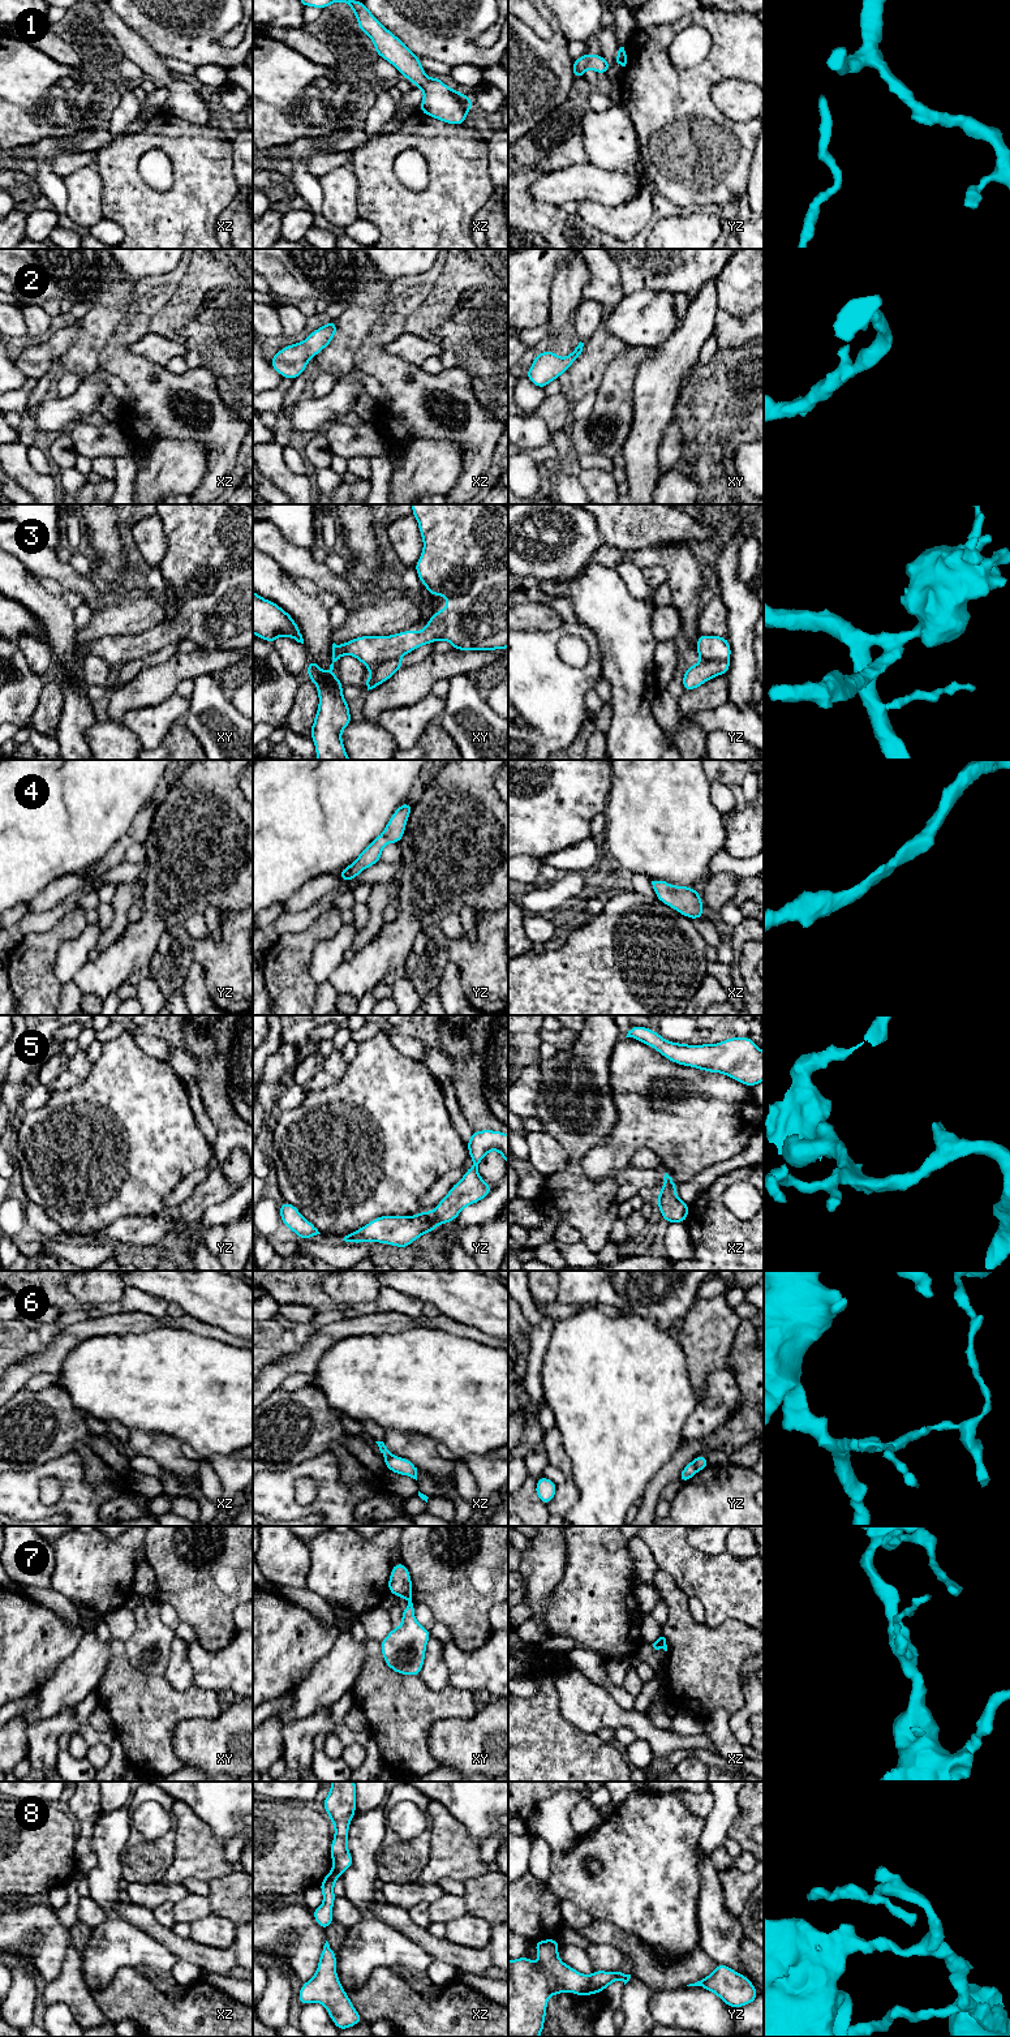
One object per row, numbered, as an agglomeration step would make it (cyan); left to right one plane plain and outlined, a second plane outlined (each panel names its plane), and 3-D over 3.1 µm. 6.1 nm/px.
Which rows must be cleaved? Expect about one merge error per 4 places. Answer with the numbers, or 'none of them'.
3, 6, 7, 8

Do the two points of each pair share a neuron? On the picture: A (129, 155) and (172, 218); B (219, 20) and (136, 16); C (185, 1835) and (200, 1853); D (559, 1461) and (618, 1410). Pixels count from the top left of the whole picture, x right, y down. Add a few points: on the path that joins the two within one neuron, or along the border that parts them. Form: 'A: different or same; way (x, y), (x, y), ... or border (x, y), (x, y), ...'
A: same; way (129, 172), (129, 180), (155, 206)
B: same; way (198, 29), (179, 31), (157, 25)
C: same; way (189, 1839), (197, 1849)
D: different; border (555, 1426), (570, 1461), (571, 1475)

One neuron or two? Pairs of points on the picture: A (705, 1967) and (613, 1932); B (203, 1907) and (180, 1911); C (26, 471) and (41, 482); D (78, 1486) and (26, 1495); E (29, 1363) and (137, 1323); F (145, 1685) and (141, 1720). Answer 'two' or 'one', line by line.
A: one
B: one
C: one
D: one
E: one
F: one

